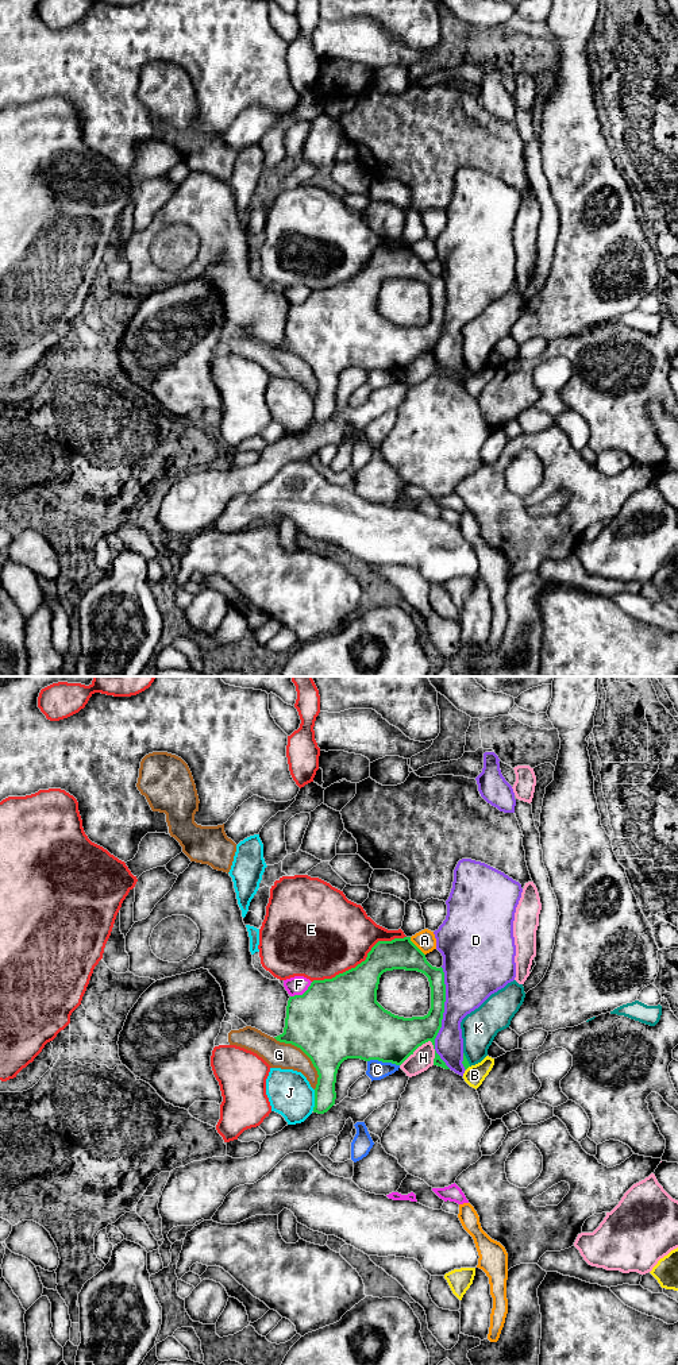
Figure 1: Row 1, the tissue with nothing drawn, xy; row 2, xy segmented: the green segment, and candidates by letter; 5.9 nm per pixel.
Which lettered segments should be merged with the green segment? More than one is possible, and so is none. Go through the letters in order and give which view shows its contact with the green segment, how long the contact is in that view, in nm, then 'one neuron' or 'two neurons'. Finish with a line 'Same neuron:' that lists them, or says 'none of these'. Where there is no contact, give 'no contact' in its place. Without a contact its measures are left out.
A: xy | 140 nm | two neurons
B: xy | 40 nm | two neurons
C: xy | 190 nm | two neurons
D: xy | 600 nm | two neurons
E: xy | 600 nm | two neurons
F: xy | 160 nm | two neurons
G: xy | 400 nm | two neurons
H: xy | 240 nm | two neurons
J: xy | 130 nm | two neurons
K: xy | 100 nm | two neurons
Same neuron: none of these

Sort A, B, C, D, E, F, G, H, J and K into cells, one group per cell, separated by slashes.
A D / B / C / E / F / G / H / J / K

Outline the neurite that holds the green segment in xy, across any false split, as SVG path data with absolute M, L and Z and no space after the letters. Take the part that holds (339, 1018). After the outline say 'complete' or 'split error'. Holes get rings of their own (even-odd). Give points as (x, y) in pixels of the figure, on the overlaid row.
M411 937L394 938L392 941L378 941L367 953L365 961L332 979L313 980L303 995L290 996L286 1006L284 1033L274 1037L280 1042L292 1044L300 1048L312 1061L317 1071L317 1084L315 1088L313 1113L324 1114L336 1099L335 1083L340 1064L347 1059L361 1059L365 1061L378 1060L401 1065L423 1044L431 1041L435 1049L435 1038L442 1027L446 1002L446 984L443 968L432 967L425 955L411 941ZM405 969L417 971L428 978L431 987L431 1009L424 1017L404 1018L385 1010L377 1002L380 978L386 971Z; complete

